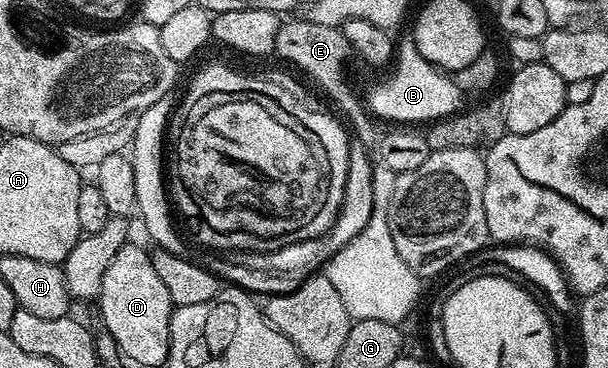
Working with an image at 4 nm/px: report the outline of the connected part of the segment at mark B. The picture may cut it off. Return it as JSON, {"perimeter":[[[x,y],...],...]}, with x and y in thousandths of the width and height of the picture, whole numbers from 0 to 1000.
{"perimeter":[[[678,101],[655,111],[650,125],[650,166],[628,223],[620,223],[607,245],[604,299],[620,321],[635,321],[640,337],[711,337],[722,321],[737,321],[760,296],[760,245],[745,226],[737,198],[727,196],[709,177],[689,141]]]}

